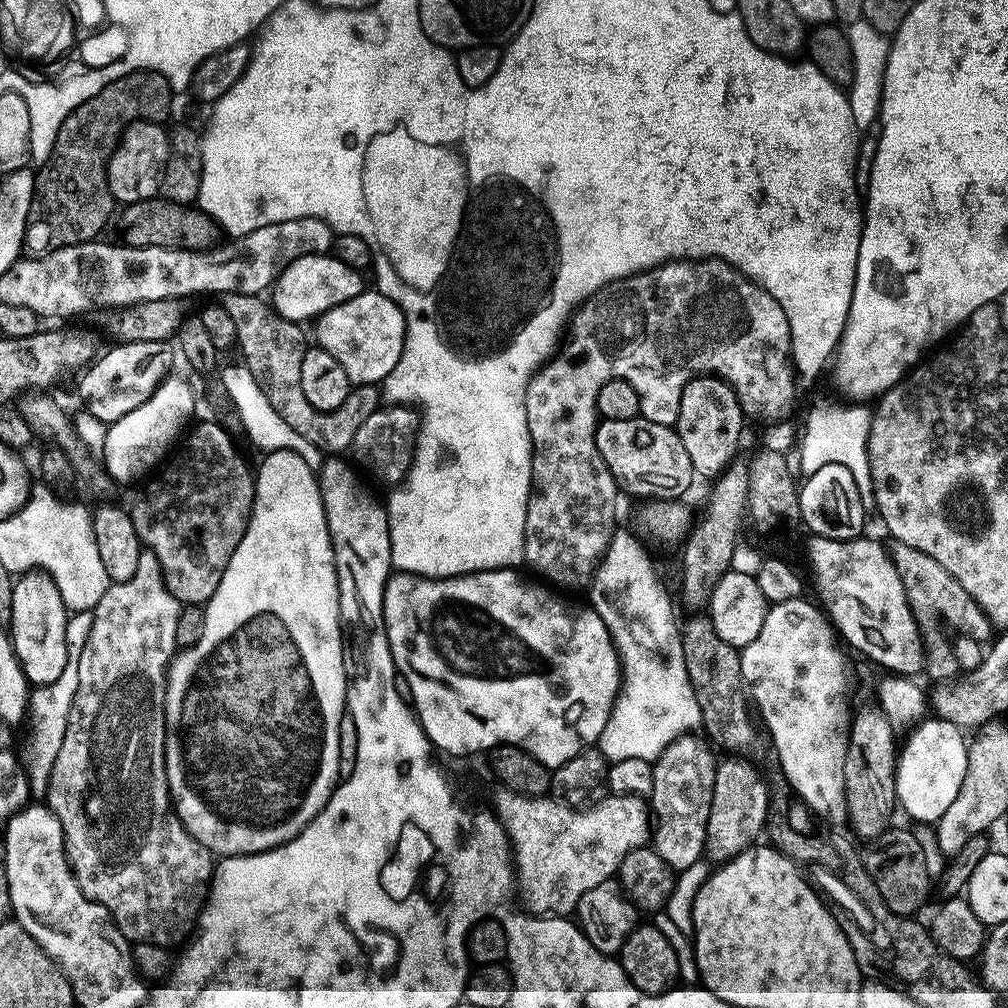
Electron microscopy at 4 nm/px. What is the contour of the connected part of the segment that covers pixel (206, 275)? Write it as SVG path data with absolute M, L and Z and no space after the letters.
M307 216L306 218L290 218L286 222L274 222L262 226L245 236L229 239L230 246L236 246L236 240L242 244L242 262L230 262L218 270L210 264L200 274L200 294L204 294L204 286L210 286L210 276L216 282L216 294L237 292L243 296L259 296L267 293L275 285L276 279L294 262L303 256L322 256L331 253L334 248L334 228L321 216Z

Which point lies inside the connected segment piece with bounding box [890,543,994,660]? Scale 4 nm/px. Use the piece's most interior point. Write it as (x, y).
(933, 592)

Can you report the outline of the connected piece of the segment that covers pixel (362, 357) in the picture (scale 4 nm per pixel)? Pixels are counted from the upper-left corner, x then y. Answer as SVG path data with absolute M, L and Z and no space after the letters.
M360 292L350 302L339 304L321 314L314 327L315 343L339 358L353 385L379 385L389 376L390 370L394 370L394 366L402 364L403 356L406 356L404 311L393 297L391 300L380 292Z

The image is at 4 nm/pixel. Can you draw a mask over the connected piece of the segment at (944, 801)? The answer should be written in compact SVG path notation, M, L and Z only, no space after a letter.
M924 718L913 727L908 741L902 744L898 752L896 762L896 798L901 809L905 808L916 820L929 820L935 822L942 818L946 806L958 798L958 790L964 781L964 775L968 769L968 744L964 740L965 733L951 724L949 720Z

